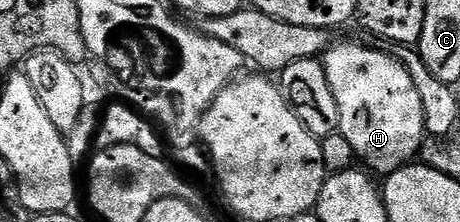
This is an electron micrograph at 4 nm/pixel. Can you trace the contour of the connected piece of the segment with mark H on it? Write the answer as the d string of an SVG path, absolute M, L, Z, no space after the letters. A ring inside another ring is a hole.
M341 42L327 49L324 63L328 74L328 86L332 86L332 94L336 94L338 126L344 138L348 138L355 157L361 162L363 160L367 169L375 168L376 171L382 172L381 174L398 171L411 163L421 153L428 133L420 93L404 65L391 56L389 51L377 52L376 49L365 48L362 44Z

